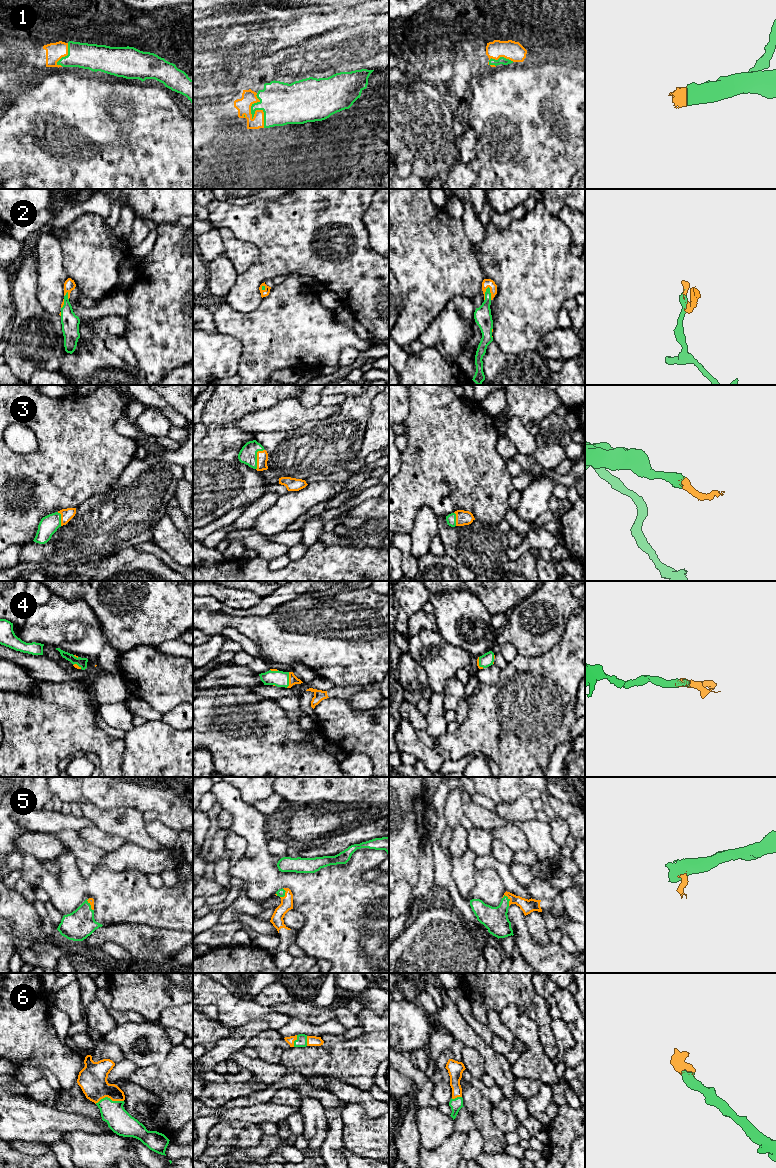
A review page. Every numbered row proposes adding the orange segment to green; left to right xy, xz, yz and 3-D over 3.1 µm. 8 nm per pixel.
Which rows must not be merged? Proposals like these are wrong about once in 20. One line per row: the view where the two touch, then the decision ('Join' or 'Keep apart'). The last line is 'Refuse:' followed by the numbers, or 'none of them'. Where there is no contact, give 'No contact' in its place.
1: Touches green in xz. Join
2: Touches green in yz. Join
3: Touches green in xz. Join
4: Touches green in xz. Join
5: Touches green in yz. Join
6: Touches green in xy. Join
Refuse: none of them

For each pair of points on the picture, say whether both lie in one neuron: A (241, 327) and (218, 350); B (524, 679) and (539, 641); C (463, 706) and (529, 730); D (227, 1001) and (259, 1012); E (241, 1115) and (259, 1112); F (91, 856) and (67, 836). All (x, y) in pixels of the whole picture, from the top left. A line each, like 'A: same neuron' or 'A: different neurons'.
A: different neurons
B: different neurons
C: different neurons
D: same neuron
E: same neuron
F: same neuron

